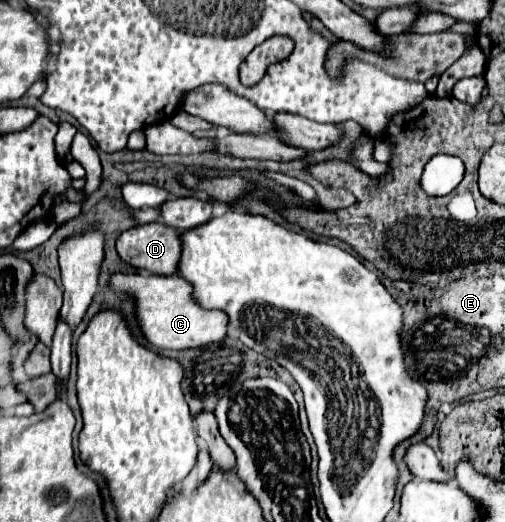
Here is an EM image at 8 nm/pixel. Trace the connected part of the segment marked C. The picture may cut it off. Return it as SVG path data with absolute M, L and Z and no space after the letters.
M117 272L109 276L109 288L113 292L129 294L135 300L137 324L143 332L143 338L155 348L183 350L205 346L223 340L227 332L227 314L219 310L197 308L197 304L191 300L191 286L177 274L159 276L151 272L135 272L135 274Z

